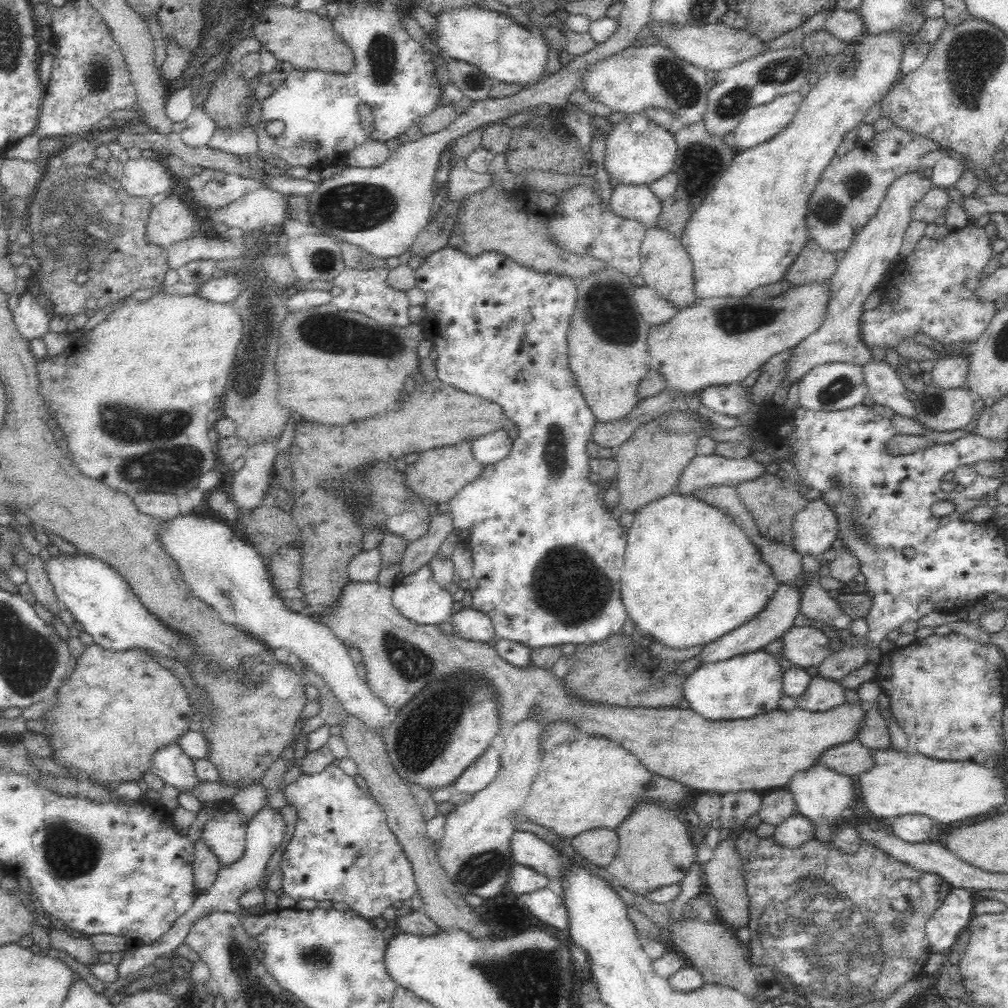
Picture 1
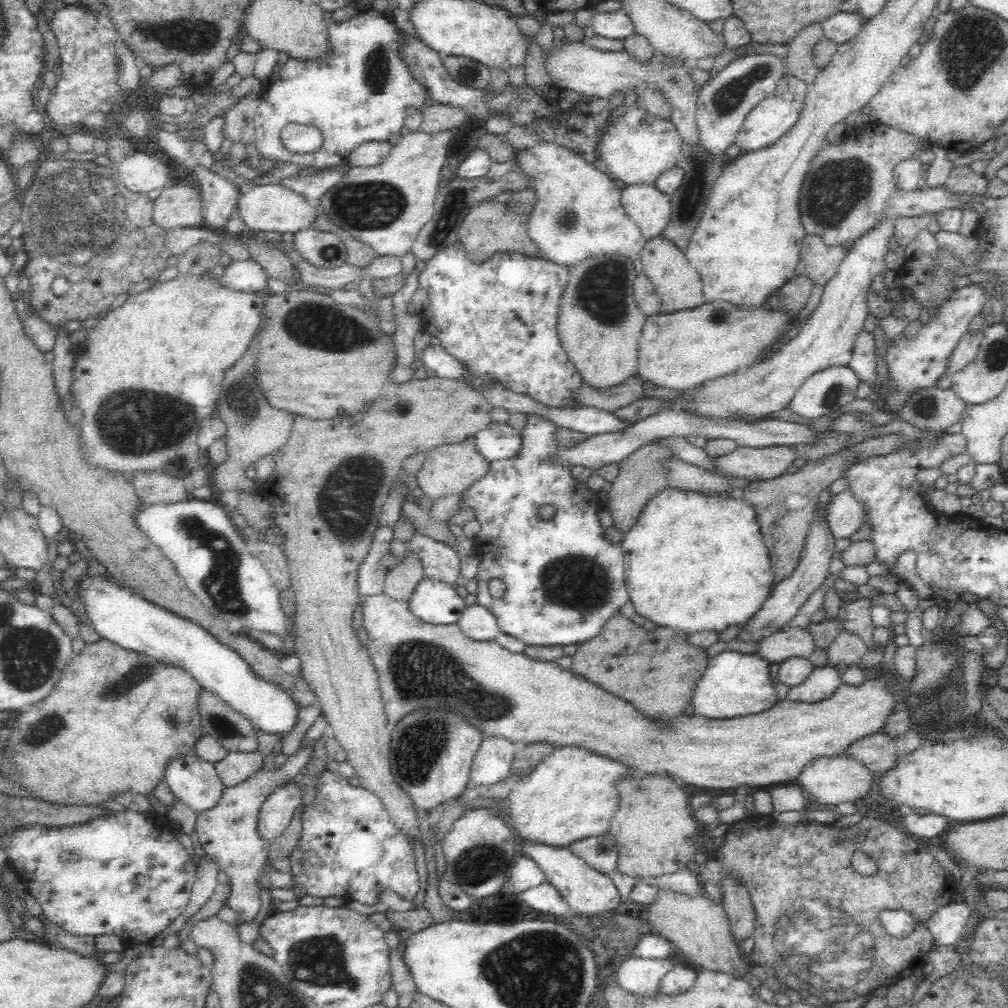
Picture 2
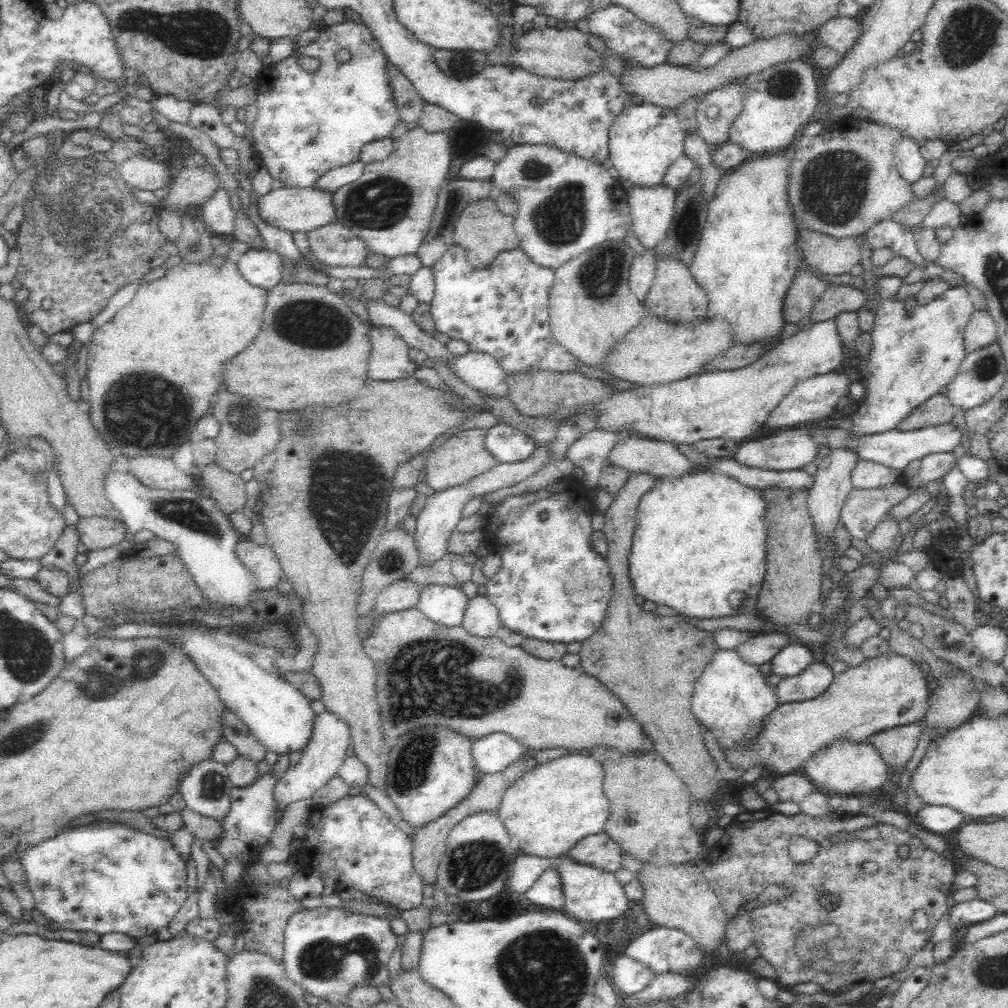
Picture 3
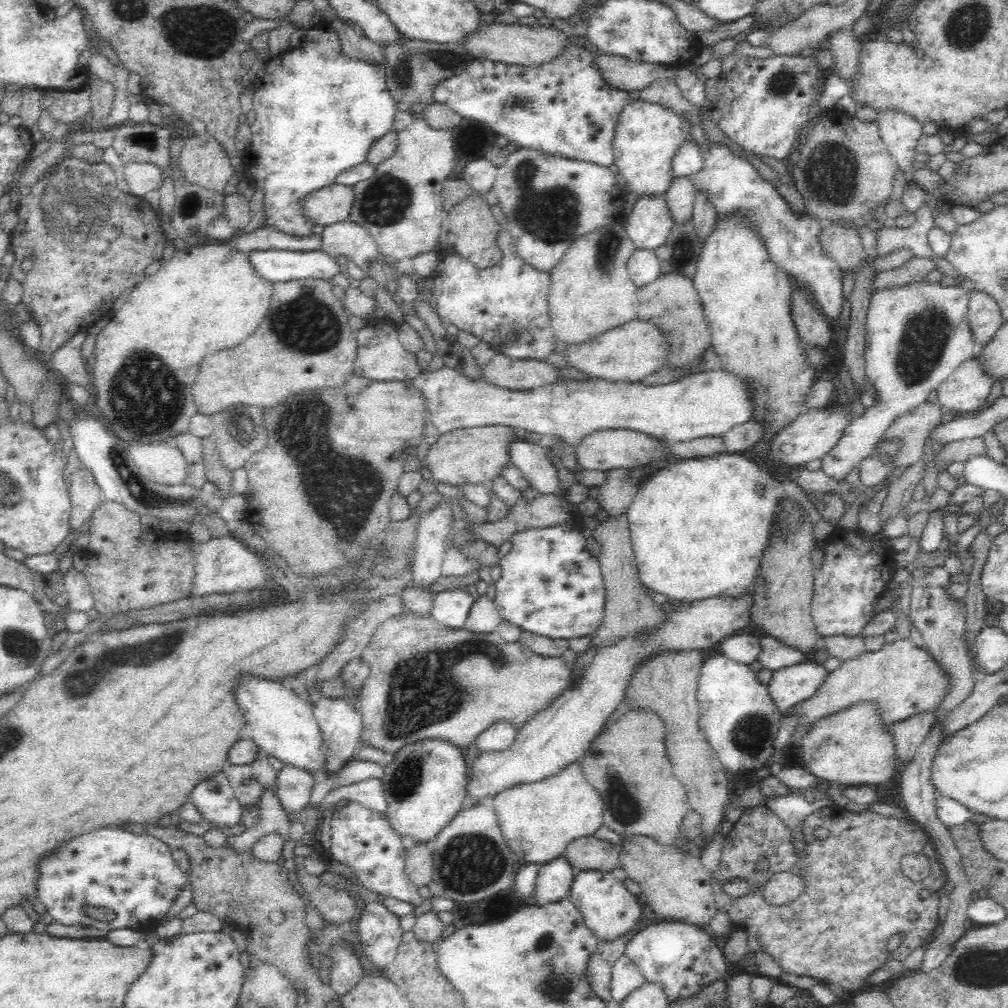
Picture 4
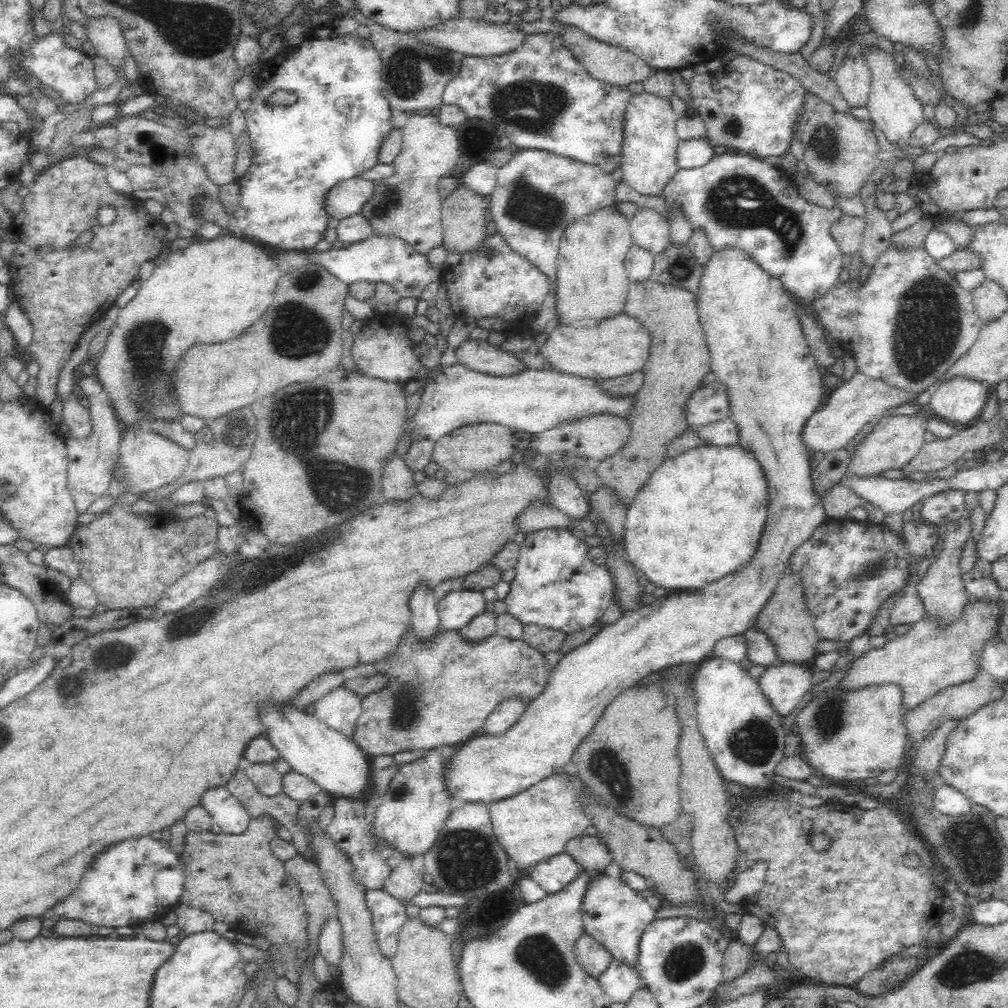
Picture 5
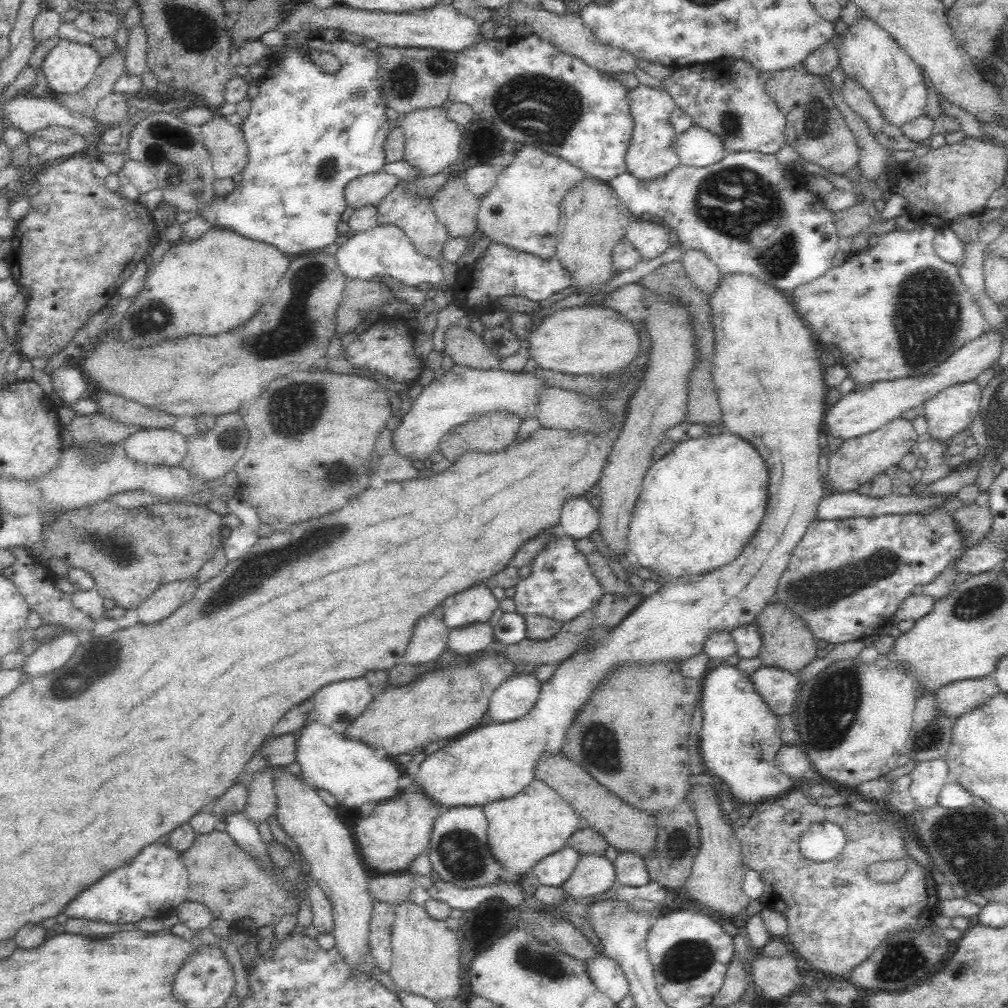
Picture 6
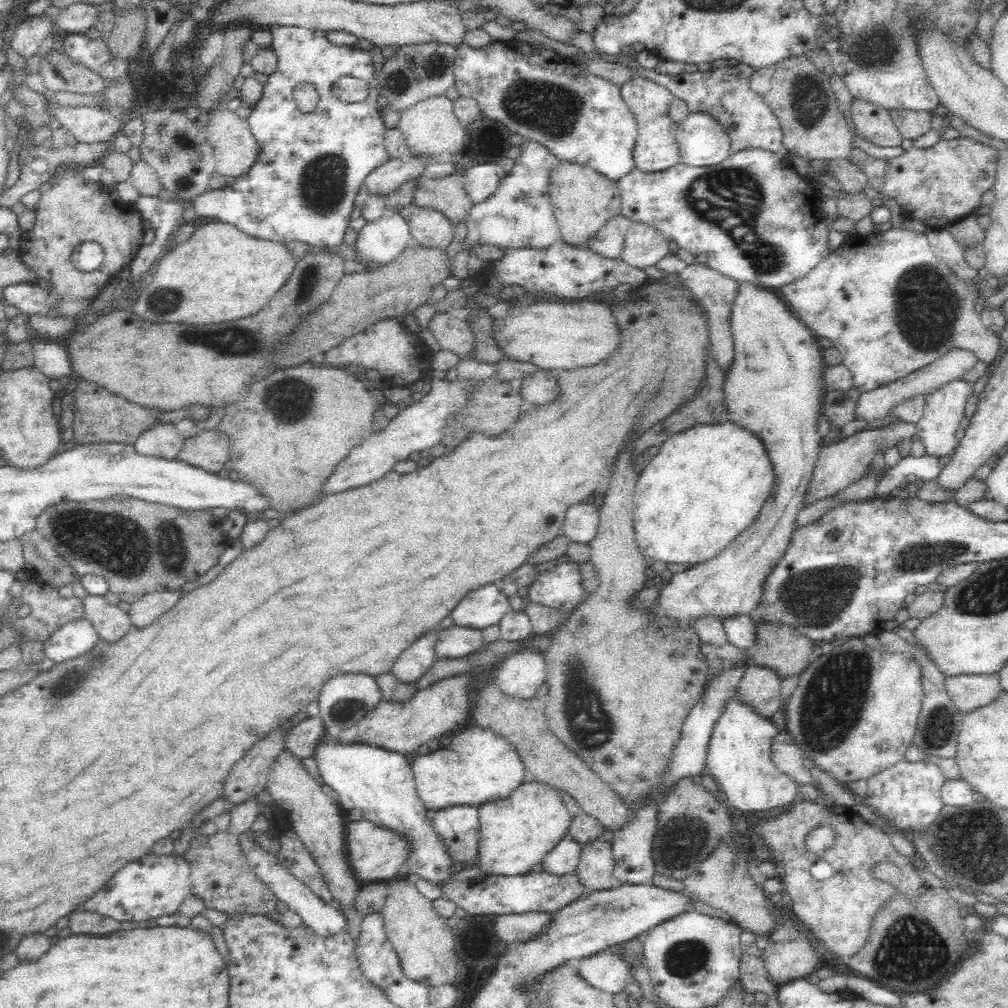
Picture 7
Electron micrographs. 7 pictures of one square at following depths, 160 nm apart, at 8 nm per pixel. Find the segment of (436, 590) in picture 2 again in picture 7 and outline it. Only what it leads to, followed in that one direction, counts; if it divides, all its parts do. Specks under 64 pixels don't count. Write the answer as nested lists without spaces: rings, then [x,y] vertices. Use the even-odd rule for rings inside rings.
[[[493,583],[482,585],[462,598],[451,610],[450,617],[454,625],[484,630],[492,624],[499,624],[511,609],[508,597]]]

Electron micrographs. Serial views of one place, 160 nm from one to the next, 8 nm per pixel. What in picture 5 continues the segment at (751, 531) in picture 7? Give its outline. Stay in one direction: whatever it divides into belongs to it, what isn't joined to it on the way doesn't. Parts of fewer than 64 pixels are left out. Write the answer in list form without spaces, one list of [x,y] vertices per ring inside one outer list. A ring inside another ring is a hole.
[[[729,249],[725,252],[715,252],[708,264],[708,267],[703,270],[703,278],[700,284],[700,295],[697,302],[697,313],[709,348],[710,371],[716,375],[716,378],[718,378],[718,380],[723,384],[723,387],[726,389],[729,419],[734,423],[735,429],[738,431],[739,445],[745,449],[748,448],[748,451],[750,451],[750,453],[759,460],[767,480],[769,507],[767,510],[766,522],[764,528],[762,529],[758,546],[756,547],[757,551],[750,557],[750,560],[741,564],[740,568],[737,568],[736,571],[707,582],[697,589],[668,591],[668,596],[656,598],[652,604],[642,604],[635,609],[626,609],[622,612],[622,615],[618,618],[618,620],[616,620],[616,622],[603,626],[603,629],[590,638],[588,642],[577,646],[569,653],[566,652],[564,657],[558,660],[556,666],[551,668],[546,684],[540,691],[540,695],[536,696],[534,700],[530,700],[527,710],[522,714],[522,717],[518,720],[518,722],[516,722],[513,726],[510,726],[510,728],[508,728],[508,730],[504,733],[488,734],[479,732],[475,734],[468,741],[459,744],[455,748],[454,754],[446,760],[446,764],[443,764],[443,786],[454,802],[488,804],[492,801],[504,800],[510,798],[511,796],[516,796],[516,794],[530,788],[530,786],[538,783],[540,780],[544,780],[548,776],[555,774],[558,770],[564,768],[564,766],[571,762],[574,751],[578,748],[578,744],[580,744],[580,742],[584,740],[584,736],[586,736],[586,734],[594,728],[594,724],[596,724],[596,722],[598,722],[598,718],[602,716],[604,708],[610,704],[610,701],[618,696],[618,693],[621,690],[637,683],[639,680],[642,680],[642,678],[653,672],[663,671],[664,669],[672,668],[680,664],[694,668],[697,664],[702,663],[702,660],[704,660],[704,658],[712,652],[713,646],[718,642],[718,640],[724,638],[725,636],[732,636],[735,634],[741,635],[745,630],[754,628],[758,614],[760,614],[760,611],[764,608],[764,605],[768,602],[770,596],[774,594],[774,591],[780,582],[781,575],[785,572],[785,568],[789,566],[789,560],[794,554],[794,550],[812,536],[812,533],[816,530],[817,526],[820,526],[820,524],[827,520],[825,508],[823,506],[823,498],[819,496],[818,491],[816,491],[816,487],[814,487],[812,464],[810,464],[810,451],[812,450],[806,447],[804,431],[802,431],[814,412],[820,408],[820,402],[822,402],[820,398],[824,396],[823,372],[821,367],[817,364],[815,357],[811,354],[808,343],[806,343],[802,330],[802,323],[800,323],[800,317],[798,317],[798,313],[796,313],[796,308],[797,304],[794,301],[794,297],[784,290],[780,281],[768,276],[755,263],[752,263],[752,260],[750,260],[747,255],[743,255],[738,251],[732,251],[732,249]]]

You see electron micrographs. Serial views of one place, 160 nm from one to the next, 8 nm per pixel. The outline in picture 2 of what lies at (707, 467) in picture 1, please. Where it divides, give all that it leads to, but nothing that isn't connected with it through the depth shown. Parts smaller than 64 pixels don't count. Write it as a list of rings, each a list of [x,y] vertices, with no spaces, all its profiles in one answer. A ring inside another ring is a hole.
[[[793,445],[739,446],[730,454],[712,459],[722,471],[756,481],[773,479],[786,473],[788,466],[794,464],[796,454],[798,452]]]

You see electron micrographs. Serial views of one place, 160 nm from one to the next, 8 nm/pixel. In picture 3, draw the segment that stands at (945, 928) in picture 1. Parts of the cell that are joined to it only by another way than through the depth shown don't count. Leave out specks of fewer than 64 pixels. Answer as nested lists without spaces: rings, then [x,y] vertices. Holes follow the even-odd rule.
[[[974,898],[950,907],[949,924],[953,928],[973,925],[994,918],[999,913],[992,903]]]

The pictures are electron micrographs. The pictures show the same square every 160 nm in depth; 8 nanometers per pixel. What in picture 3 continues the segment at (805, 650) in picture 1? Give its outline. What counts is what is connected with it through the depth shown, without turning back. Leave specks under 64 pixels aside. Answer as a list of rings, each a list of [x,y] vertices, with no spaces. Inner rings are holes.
[[[754,634],[740,641],[735,646],[736,654],[742,662],[761,665],[769,662],[771,656],[786,643],[792,642],[788,635],[784,634]]]

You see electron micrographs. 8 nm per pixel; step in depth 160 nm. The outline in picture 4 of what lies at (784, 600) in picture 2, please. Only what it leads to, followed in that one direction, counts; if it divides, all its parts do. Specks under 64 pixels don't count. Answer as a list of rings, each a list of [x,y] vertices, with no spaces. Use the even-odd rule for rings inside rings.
[[[916,280],[911,281],[910,284],[904,285],[888,285],[886,288],[878,288],[874,290],[870,298],[870,304],[868,304],[867,315],[865,320],[865,331],[864,331],[864,342],[865,350],[862,352],[865,357],[865,372],[866,377],[871,382],[872,392],[876,395],[877,405],[866,409],[864,414],[853,420],[853,423],[846,429],[845,435],[842,436],[840,442],[836,446],[823,456],[821,459],[822,470],[828,473],[832,477],[838,479],[846,477],[856,466],[858,466],[862,459],[869,456],[870,451],[879,442],[879,438],[882,433],[887,429],[887,426],[904,411],[909,411],[910,408],[914,408],[919,404],[922,404],[929,399],[930,392],[934,392],[938,388],[940,383],[943,383],[946,378],[948,378],[952,373],[954,373],[962,364],[965,364],[968,360],[974,359],[976,355],[980,353],[981,348],[978,347],[978,343],[974,341],[974,333],[972,332],[972,327],[966,320],[967,310],[969,304],[969,294],[956,286],[944,286],[940,282],[932,282],[932,280]]]

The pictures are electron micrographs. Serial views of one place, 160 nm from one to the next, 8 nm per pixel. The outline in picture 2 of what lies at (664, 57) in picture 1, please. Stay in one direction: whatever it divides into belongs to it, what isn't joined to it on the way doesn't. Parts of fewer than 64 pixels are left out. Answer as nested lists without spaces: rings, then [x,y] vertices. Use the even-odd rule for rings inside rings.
[[[559,33],[554,37],[550,45],[542,54],[544,58],[544,68],[548,76],[554,80],[558,87],[569,88],[588,96],[596,95],[601,97],[610,97],[618,92],[627,92],[636,90],[646,85],[658,85],[668,99],[672,101],[671,120],[676,125],[683,142],[688,146],[694,147],[700,144],[699,130],[695,121],[696,103],[698,89],[696,82],[692,79],[688,69],[682,64],[668,64],[666,68],[661,66],[667,63],[661,62],[663,54],[657,51],[654,58],[648,64],[637,64],[633,58],[630,58],[624,51],[602,51],[596,50],[590,46],[589,41],[576,41],[561,39]]]

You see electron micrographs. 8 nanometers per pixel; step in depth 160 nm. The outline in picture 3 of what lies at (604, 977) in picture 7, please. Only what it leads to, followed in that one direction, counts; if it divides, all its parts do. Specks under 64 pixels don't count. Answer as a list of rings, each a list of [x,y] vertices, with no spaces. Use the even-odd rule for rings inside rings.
[[[620,953],[613,961],[611,980],[621,996],[634,994],[650,984],[656,975],[645,964]]]

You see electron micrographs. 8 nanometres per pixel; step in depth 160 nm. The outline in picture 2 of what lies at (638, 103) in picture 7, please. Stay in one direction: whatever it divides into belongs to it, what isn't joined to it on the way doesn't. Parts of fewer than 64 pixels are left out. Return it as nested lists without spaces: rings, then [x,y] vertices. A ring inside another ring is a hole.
[[[634,106],[604,132],[598,159],[605,163],[607,173],[620,185],[655,184],[658,176],[677,165],[682,144],[682,137],[671,119]]]

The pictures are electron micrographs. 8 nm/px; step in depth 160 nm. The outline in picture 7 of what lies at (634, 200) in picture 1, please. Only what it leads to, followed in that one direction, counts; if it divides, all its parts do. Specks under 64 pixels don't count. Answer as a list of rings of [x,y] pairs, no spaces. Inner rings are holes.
[[[633,221],[624,238],[619,260],[629,266],[645,269],[671,255],[672,248],[673,243],[664,239],[658,230]]]

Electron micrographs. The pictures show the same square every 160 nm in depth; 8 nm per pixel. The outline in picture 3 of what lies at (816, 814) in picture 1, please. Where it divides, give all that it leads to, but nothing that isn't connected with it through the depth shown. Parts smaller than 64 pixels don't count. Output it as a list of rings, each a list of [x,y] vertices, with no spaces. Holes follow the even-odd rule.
[[[839,737],[826,748],[813,752],[806,760],[804,774],[814,781],[817,790],[827,795],[842,793],[860,794],[880,788],[888,778],[888,768],[882,753],[872,742],[853,741],[848,737]]]

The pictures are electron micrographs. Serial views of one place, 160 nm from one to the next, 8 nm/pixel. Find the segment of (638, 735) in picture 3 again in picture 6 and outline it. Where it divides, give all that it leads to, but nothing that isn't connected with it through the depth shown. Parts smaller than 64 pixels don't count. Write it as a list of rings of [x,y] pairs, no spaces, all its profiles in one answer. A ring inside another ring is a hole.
[[[446,648],[438,660],[440,663],[438,670],[426,674],[424,678],[403,688],[390,688],[382,693],[376,693],[375,700],[359,718],[356,718],[353,724],[350,724],[349,728],[346,728],[343,736],[368,744],[389,758],[398,756],[398,754],[424,750],[432,742],[452,740],[485,721],[492,693],[500,686],[500,683],[516,671],[529,671],[527,667],[516,666],[505,658],[491,656],[491,654],[482,656],[476,662],[457,662],[457,660],[453,660],[454,656],[451,652],[447,652]]]

